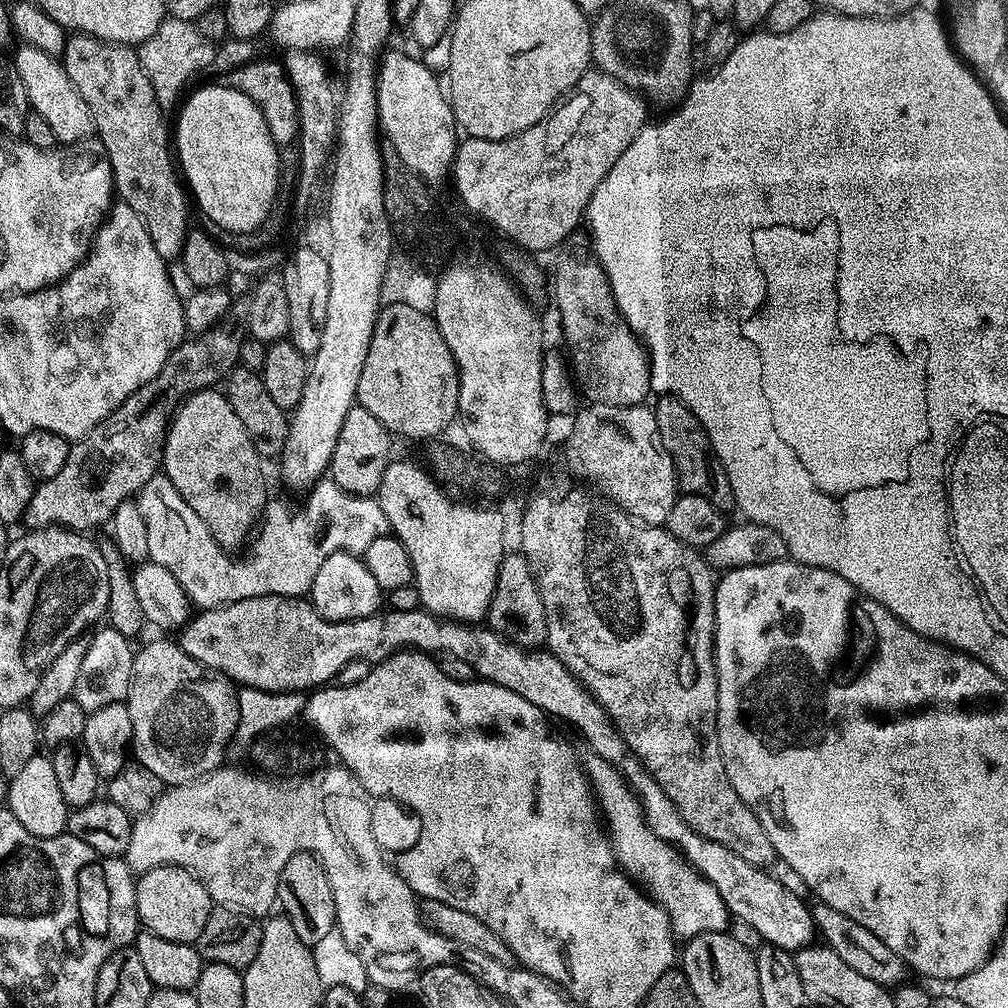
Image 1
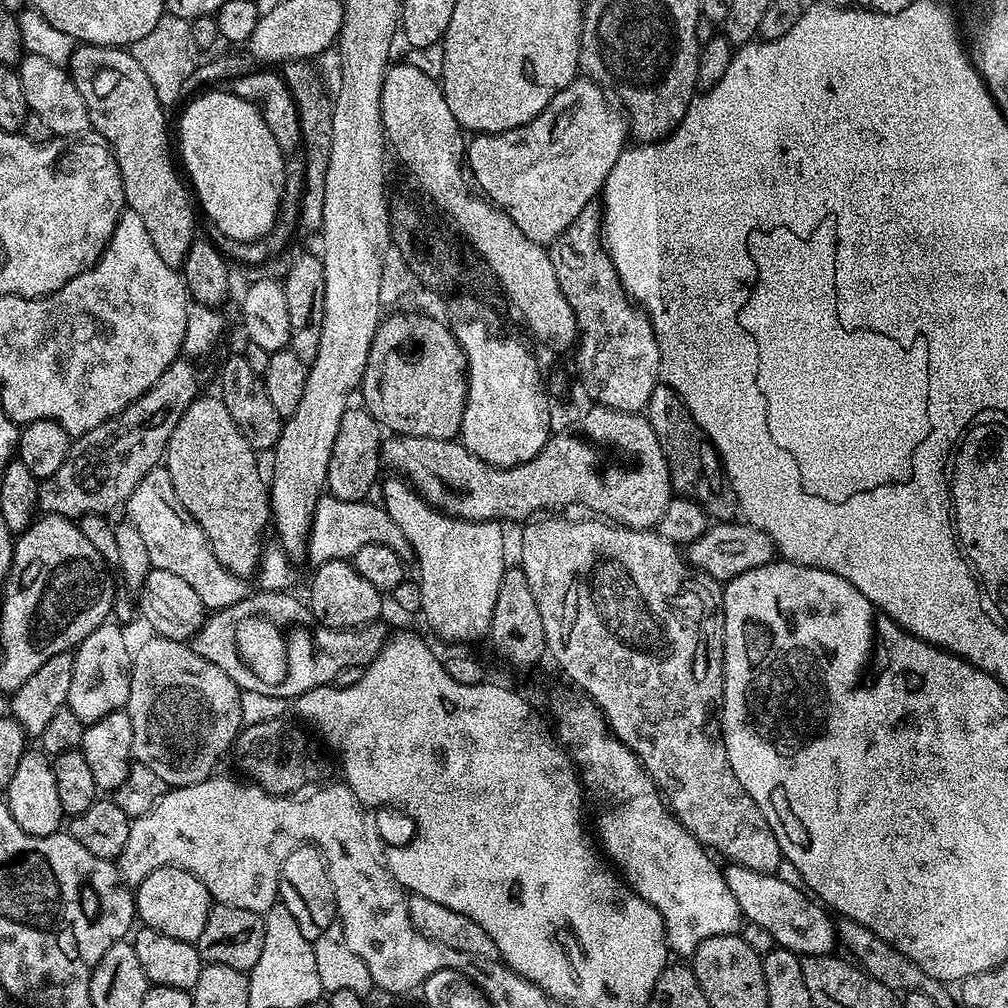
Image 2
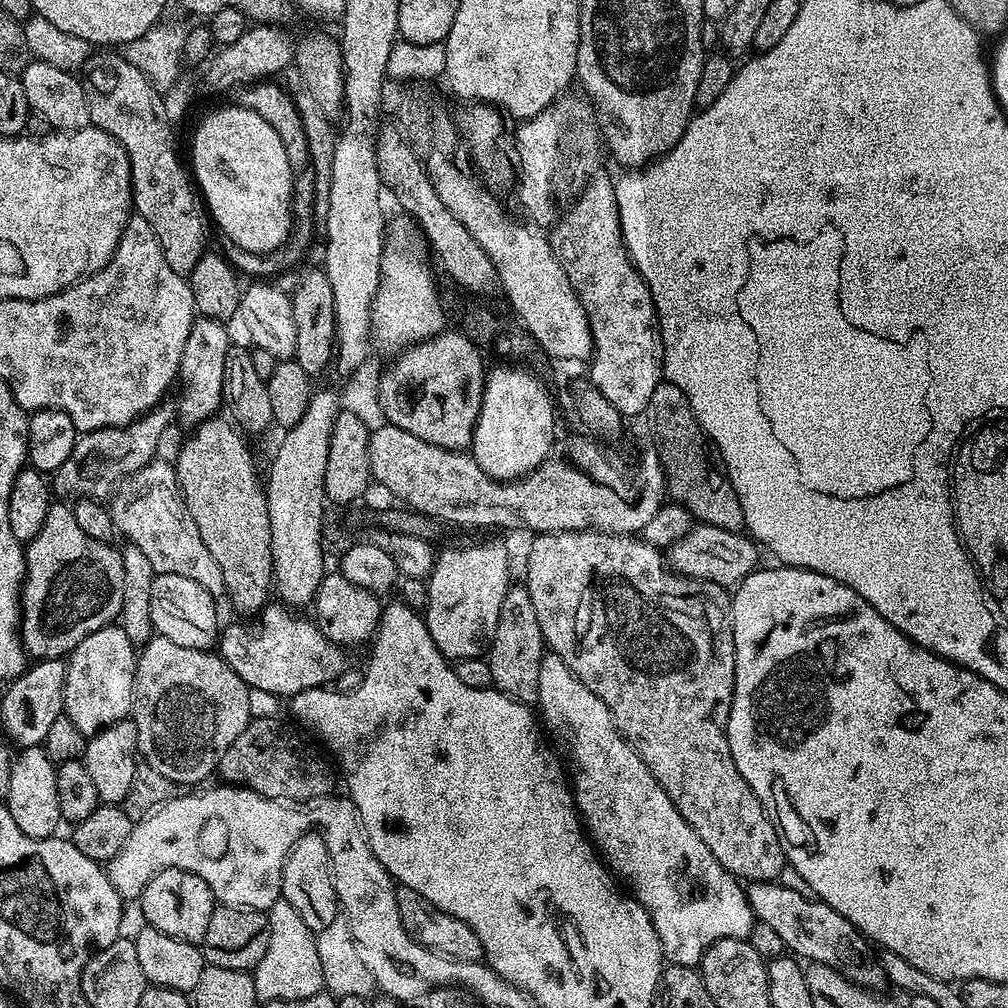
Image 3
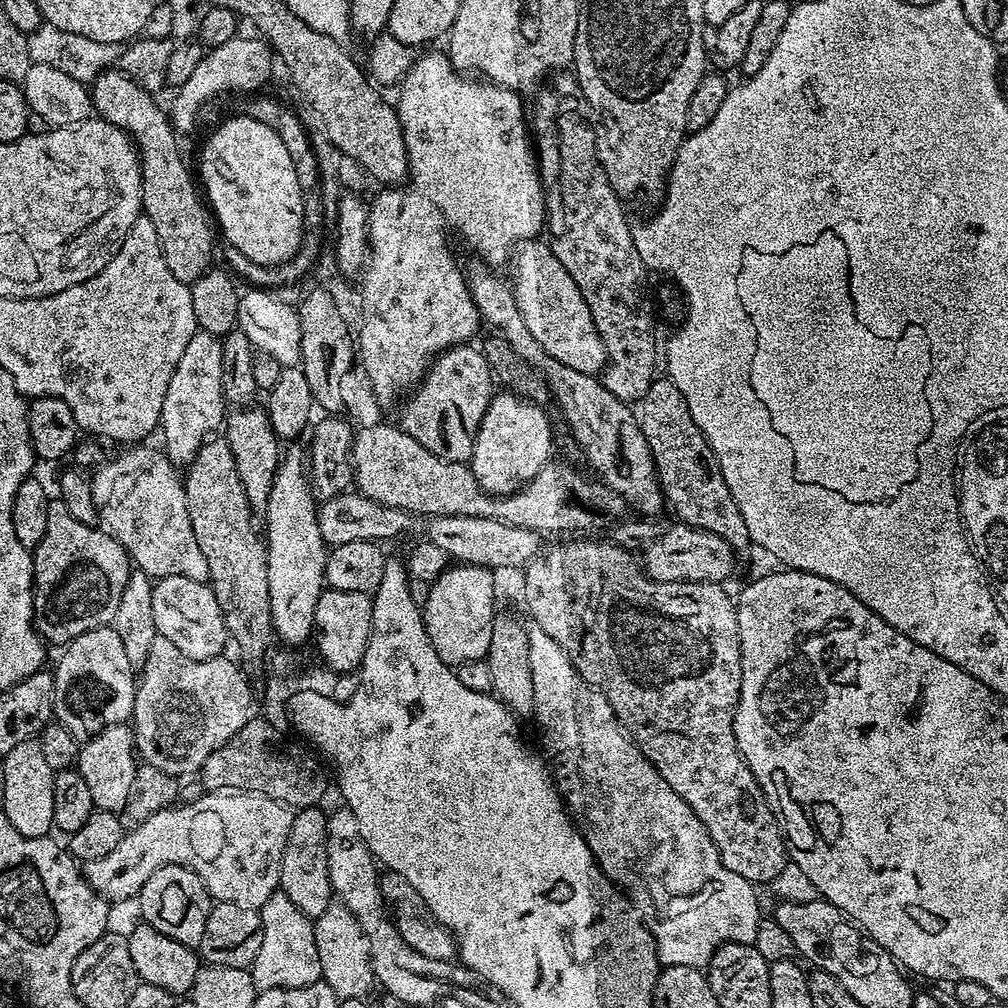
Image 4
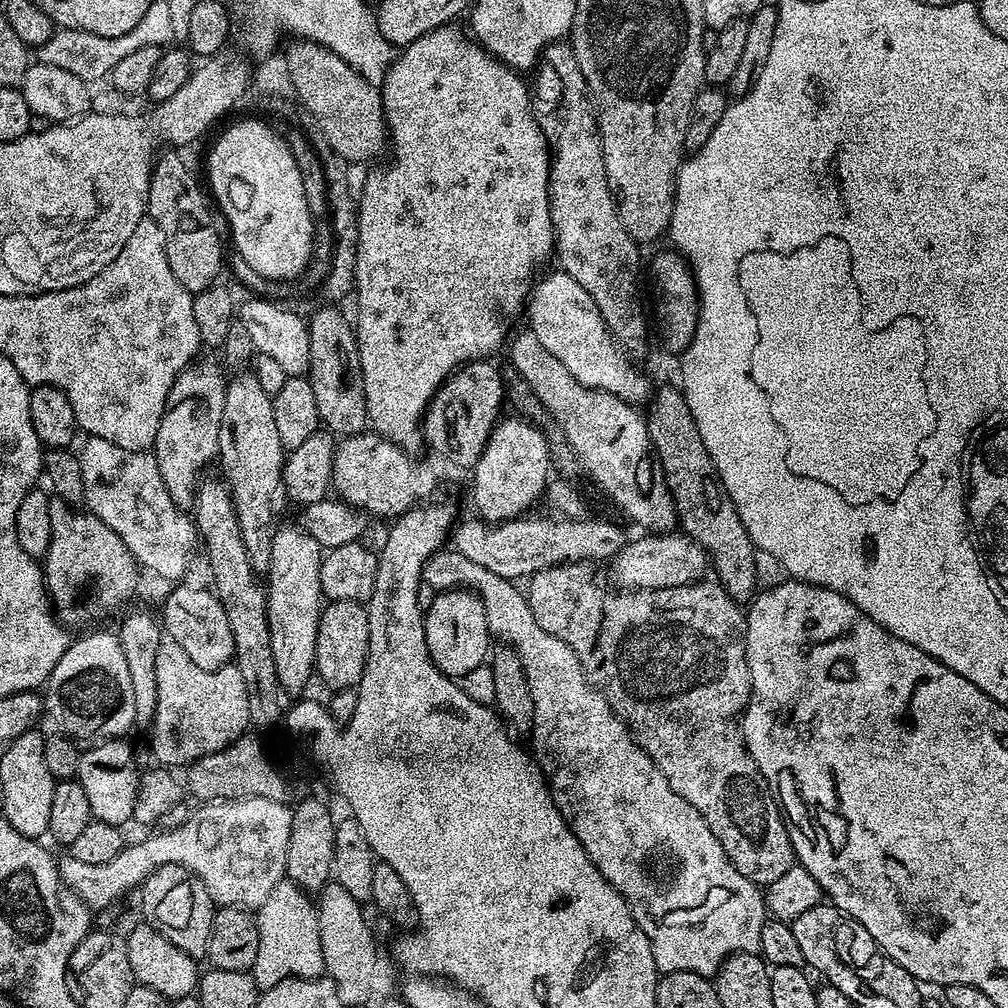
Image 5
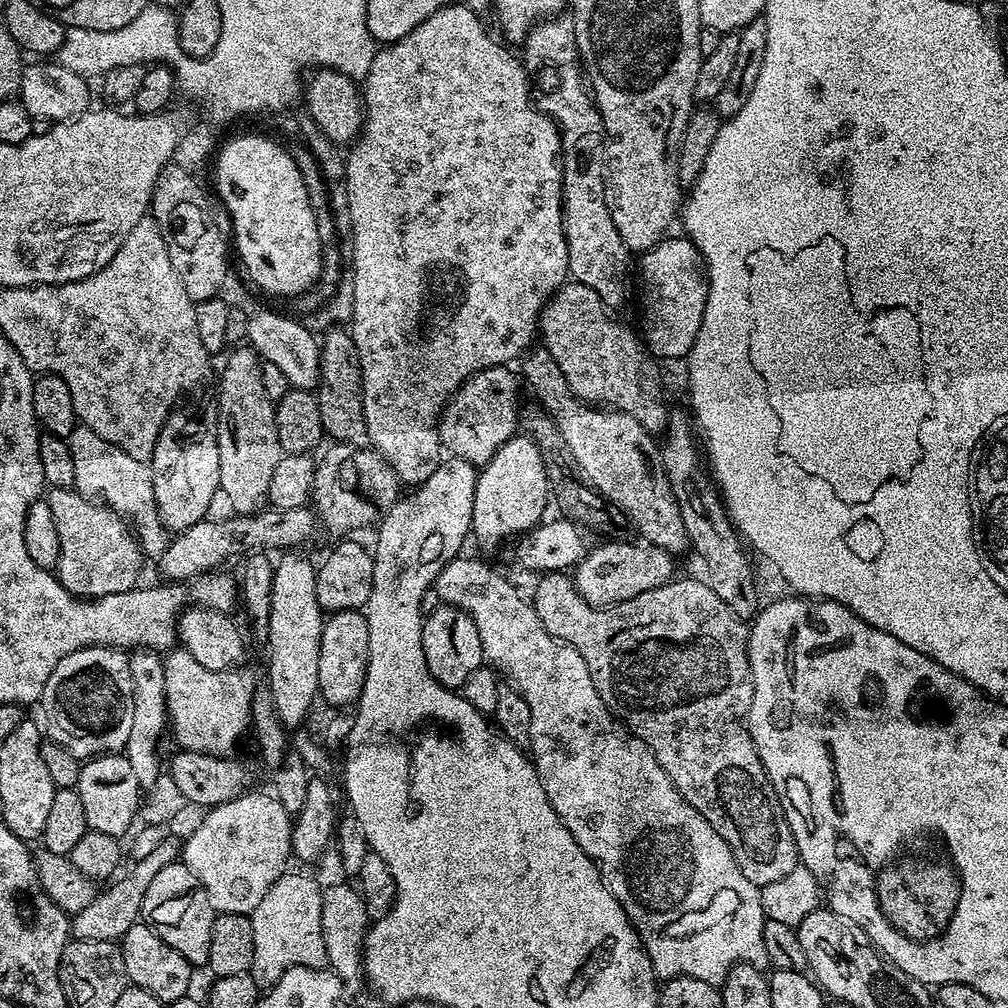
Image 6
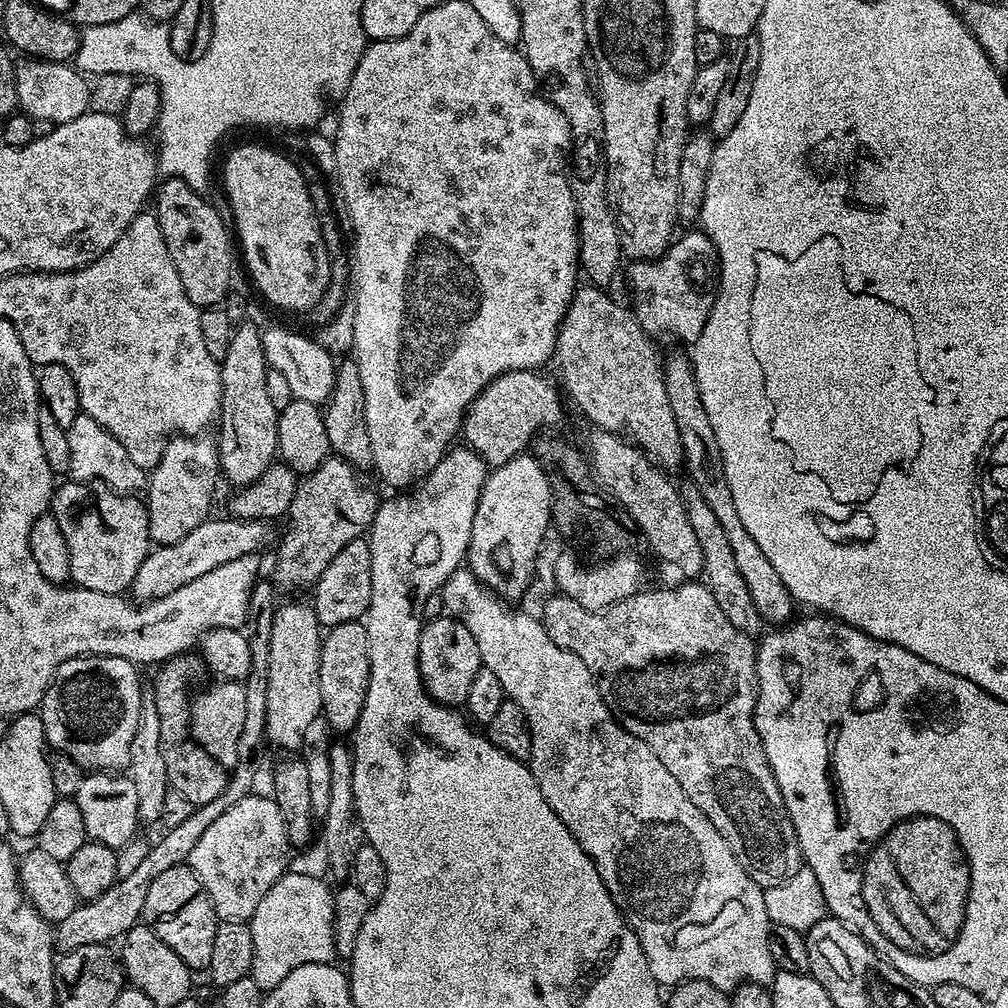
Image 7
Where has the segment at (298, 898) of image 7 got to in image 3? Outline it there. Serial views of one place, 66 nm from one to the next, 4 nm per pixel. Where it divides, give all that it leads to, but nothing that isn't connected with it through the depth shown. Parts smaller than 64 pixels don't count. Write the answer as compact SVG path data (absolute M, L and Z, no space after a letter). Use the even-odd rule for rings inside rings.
M283 898L274 902L267 913L270 942L262 962L254 969L256 999L260 1002L269 1000L301 1000L325 991L322 978L322 962L318 962L318 946L315 935L308 929L302 917Z

